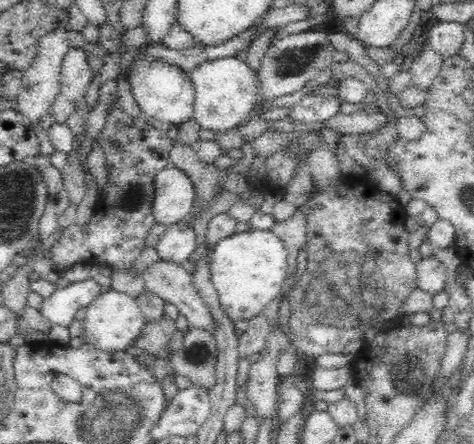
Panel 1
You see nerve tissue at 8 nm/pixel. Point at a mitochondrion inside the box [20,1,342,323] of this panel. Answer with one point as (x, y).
(288, 63)

